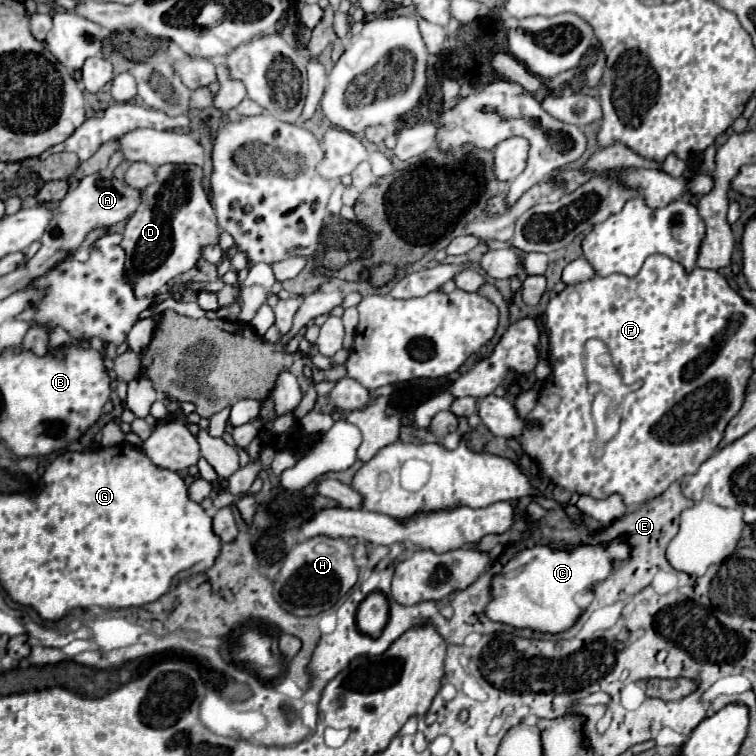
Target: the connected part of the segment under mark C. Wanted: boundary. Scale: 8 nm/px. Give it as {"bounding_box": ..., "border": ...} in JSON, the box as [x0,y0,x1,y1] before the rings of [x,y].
{"bounding_box":[487,538,629,632],"border":[[[617,538],[611,544],[579,546],[571,552],[551,550],[547,546],[521,550],[503,566],[501,574],[493,578],[493,598],[487,606],[487,616],[495,622],[511,624],[515,628],[563,632],[581,616],[581,608],[575,602],[577,594],[583,594],[595,582],[605,580],[613,562],[625,560],[627,556],[629,546],[625,544],[625,538]]]}

